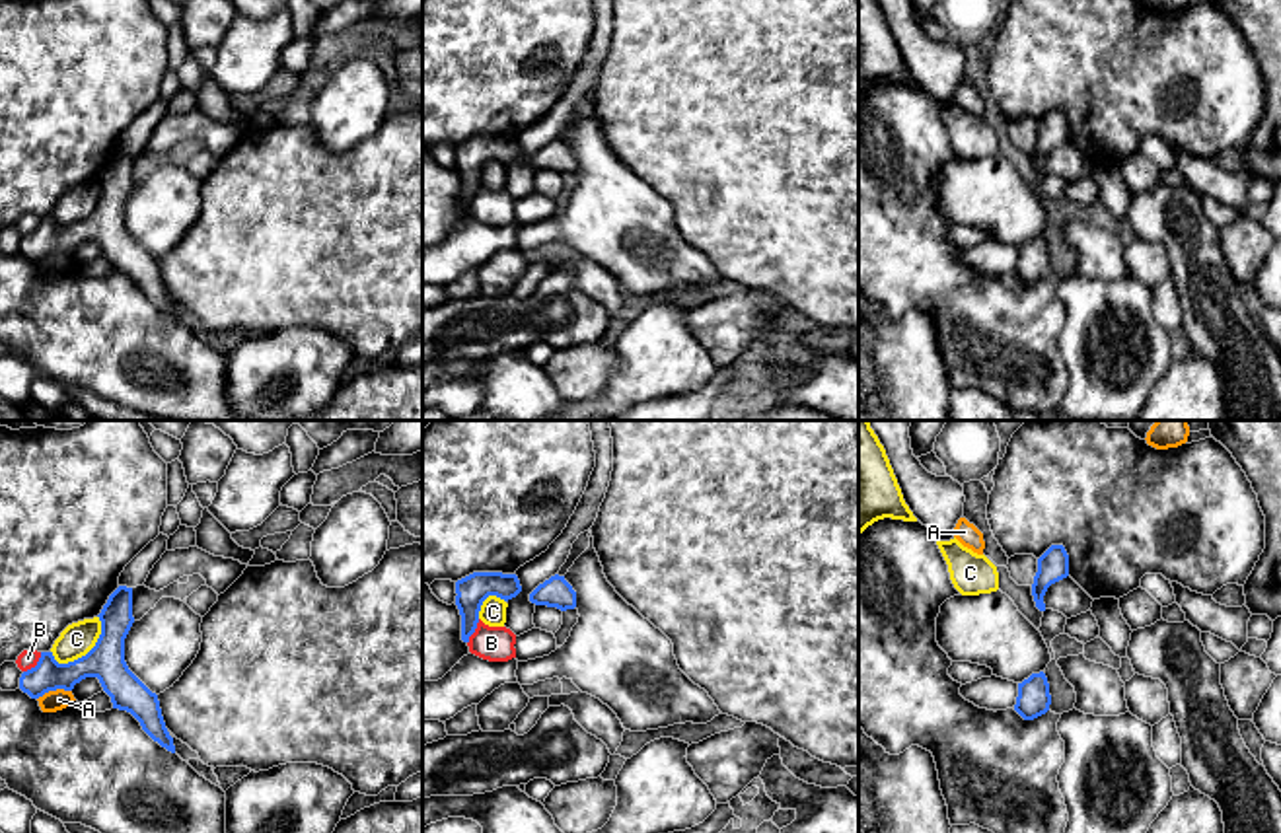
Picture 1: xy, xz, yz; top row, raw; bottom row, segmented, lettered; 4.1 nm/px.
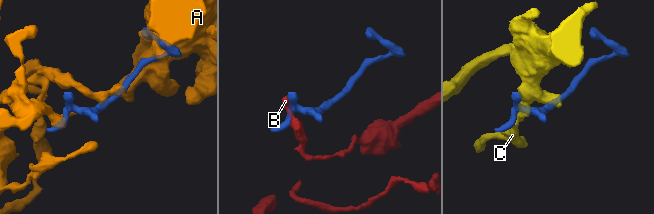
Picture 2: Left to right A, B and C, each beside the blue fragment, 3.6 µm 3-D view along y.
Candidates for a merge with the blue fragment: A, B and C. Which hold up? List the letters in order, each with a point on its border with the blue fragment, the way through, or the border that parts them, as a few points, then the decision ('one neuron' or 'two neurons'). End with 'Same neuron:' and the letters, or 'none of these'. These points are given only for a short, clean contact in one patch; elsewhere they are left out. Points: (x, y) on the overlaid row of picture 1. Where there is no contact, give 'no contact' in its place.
A: xy (53, 689) | two neurons
B: xy (37, 664) | two neurons
C: xy (92, 649) | two neurons
Same neuron: none of these

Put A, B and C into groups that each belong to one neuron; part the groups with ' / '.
A / B / C

